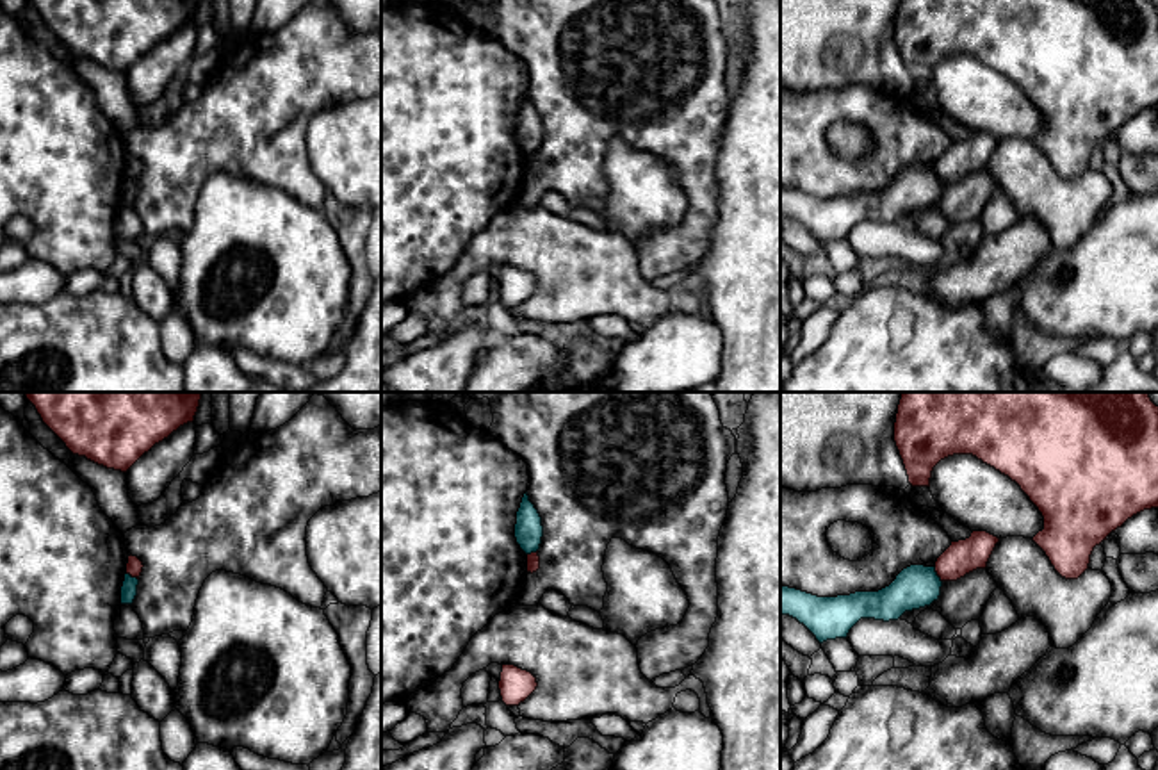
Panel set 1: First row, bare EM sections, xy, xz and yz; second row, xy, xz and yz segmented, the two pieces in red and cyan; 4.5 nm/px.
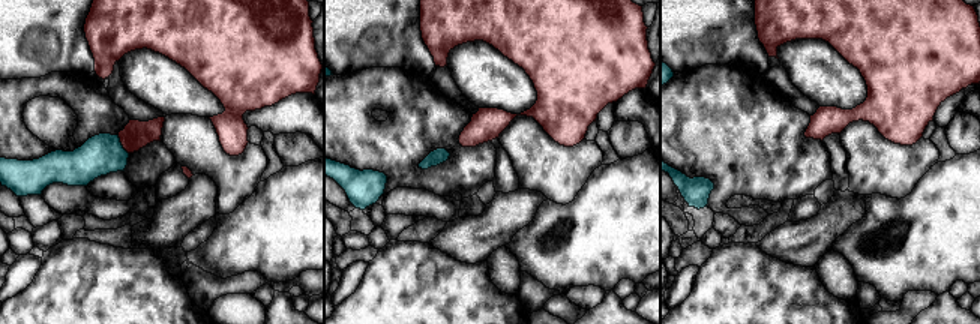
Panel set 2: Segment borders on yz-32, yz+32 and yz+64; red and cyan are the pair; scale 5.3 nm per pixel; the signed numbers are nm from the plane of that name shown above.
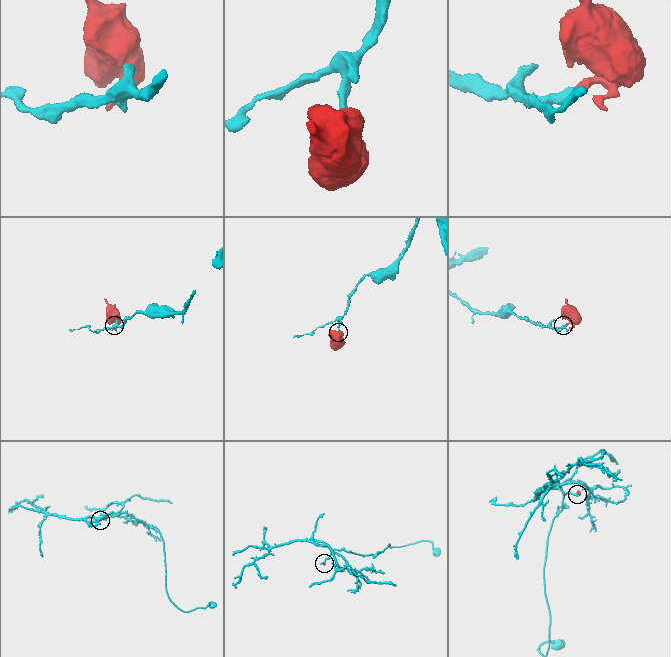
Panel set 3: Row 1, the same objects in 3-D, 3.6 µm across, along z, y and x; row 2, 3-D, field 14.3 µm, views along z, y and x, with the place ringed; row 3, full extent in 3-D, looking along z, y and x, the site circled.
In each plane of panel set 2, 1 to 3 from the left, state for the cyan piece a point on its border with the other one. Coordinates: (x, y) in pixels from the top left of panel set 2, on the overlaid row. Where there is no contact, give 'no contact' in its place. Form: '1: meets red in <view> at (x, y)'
1: meets red in yz-32 at (122, 144)
2: no contact
3: no contact

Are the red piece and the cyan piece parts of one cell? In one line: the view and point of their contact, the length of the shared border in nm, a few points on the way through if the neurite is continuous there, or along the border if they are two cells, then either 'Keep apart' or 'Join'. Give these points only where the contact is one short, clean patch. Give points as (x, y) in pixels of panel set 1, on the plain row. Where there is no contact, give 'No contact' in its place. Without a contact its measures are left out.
Touches red at yz (937, 175). Shared border 80 nm. Boundary: yz (934, 168), (941, 182). Keep apart

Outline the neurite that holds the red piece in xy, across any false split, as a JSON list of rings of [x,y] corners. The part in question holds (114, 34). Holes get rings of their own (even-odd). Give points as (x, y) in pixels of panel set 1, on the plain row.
[[[29,0],[78,57],[126,73],[155,45],[192,23],[200,0]]]

